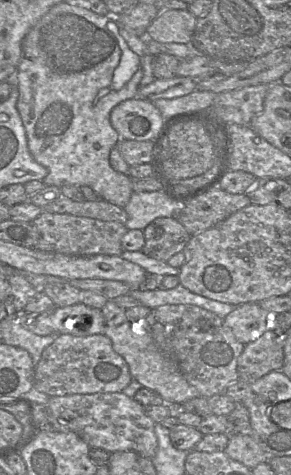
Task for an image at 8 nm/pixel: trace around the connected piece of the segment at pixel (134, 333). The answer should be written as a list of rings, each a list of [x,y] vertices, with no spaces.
[[[145,318],[126,321],[119,326],[106,326],[104,334],[111,339],[114,350],[127,362],[132,378],[143,387],[159,393],[165,403],[183,404],[187,400],[201,396],[199,391],[185,379],[177,362],[155,345],[148,332]]]

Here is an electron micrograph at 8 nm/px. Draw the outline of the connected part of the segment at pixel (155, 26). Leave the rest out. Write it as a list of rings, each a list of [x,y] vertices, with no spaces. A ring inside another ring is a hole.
[[[164,9],[146,30],[146,39],[191,44],[197,18],[188,10]]]

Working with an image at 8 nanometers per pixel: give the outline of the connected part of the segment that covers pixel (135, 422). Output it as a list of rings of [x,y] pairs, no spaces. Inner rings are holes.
[[[123,392],[51,396],[48,408],[60,424],[80,436],[90,447],[110,453],[134,451],[152,459],[158,448],[155,422],[140,403]]]

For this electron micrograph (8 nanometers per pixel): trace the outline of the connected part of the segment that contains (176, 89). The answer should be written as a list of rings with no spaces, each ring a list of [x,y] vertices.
[[[173,77],[168,80],[155,79],[151,84],[140,87],[137,98],[154,102],[158,99],[182,97],[196,90],[197,80],[189,77]]]

